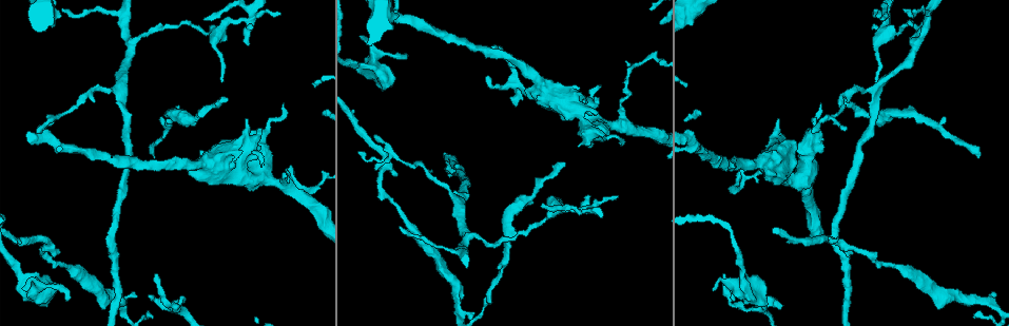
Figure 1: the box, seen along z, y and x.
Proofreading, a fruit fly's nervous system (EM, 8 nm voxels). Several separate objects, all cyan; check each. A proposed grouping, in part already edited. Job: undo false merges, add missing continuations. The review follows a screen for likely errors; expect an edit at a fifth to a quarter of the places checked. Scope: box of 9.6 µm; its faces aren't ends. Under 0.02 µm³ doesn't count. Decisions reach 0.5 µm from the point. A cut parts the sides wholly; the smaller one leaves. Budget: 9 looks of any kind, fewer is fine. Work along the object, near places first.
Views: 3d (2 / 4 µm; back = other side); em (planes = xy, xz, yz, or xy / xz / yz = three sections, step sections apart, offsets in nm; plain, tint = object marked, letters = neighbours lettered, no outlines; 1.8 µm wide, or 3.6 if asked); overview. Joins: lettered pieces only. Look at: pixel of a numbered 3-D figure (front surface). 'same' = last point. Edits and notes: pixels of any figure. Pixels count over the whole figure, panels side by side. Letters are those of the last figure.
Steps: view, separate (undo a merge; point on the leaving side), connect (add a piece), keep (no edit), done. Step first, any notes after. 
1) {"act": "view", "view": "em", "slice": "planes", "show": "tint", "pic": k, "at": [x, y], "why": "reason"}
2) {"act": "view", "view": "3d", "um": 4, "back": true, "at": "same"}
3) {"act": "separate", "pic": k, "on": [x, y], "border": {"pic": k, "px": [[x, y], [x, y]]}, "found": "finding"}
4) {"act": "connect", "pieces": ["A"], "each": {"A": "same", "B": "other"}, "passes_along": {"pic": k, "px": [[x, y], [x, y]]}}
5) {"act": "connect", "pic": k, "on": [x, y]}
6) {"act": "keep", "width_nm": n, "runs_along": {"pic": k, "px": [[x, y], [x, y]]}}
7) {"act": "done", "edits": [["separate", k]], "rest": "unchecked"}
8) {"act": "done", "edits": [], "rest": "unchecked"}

{"act": "view", "view": "em", "um": 3.6, "slice": "yz", "step": 16, "show": "tint", "pic": 1, "at": [264, 181], "why": "two arms at a narrow angle"}

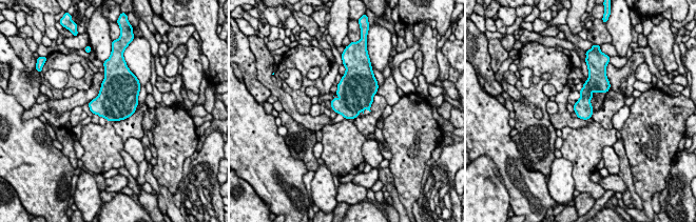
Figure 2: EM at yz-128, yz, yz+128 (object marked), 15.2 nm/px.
{"act": "view", "view": "em", "um": 3.6, "slice": "planes", "show": "letters", "at": "same"}

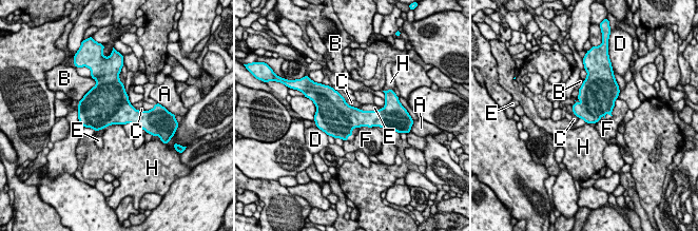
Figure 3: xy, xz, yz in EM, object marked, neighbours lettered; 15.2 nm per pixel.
{"act": "keep", "each": {"A": "other", "B": "other", "C": "other", "D": "other", "E": "other", "F": "other", "H": "other"}, "border": {"pic": 3, "px": [[385, 104], [376, 110], [356, 108]]}, "found": "continuous, no second neuron"}

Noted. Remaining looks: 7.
{"act": "view", "view": "em", "slice": "planes", "show": "letters", "pic": 1, "at": [225, 97], "why": "an open end"}

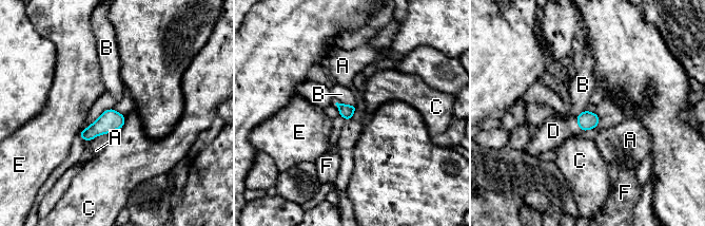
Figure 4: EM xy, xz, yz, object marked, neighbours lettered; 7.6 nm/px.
{"act": "connect", "pieces": ["D"], "width_nm": 100, "each": {"A": "other", "B": "other", "C": "other", "D": "same", "E": "other", "F": "other"}, "passes_along": {"pic": 4, "px": [[586, 120], [578, 123], [553, 131]]}, "found": "the neuron continues"}

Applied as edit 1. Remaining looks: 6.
{"act": "view", "view": "overview", "why": "see it whole again"}

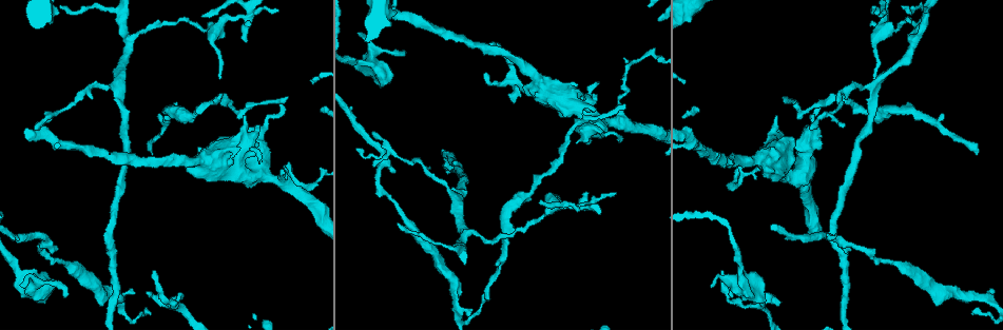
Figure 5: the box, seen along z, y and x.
{"act": "view", "view": "em", "slice": "xz", "step": 4, "show": "tint", "pic": 5, "at": [245, 17], "why": "arms part here"}

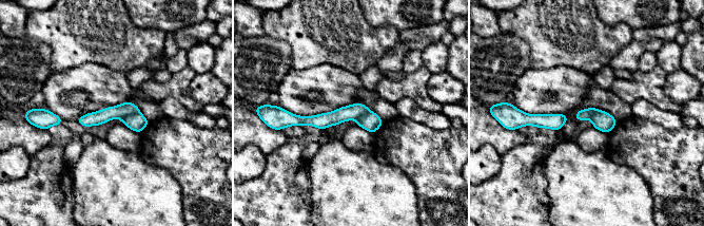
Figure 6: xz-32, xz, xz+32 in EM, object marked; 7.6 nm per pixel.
{"act": "view", "view": "em", "slice": "planes", "show": "letters", "at": "same"}

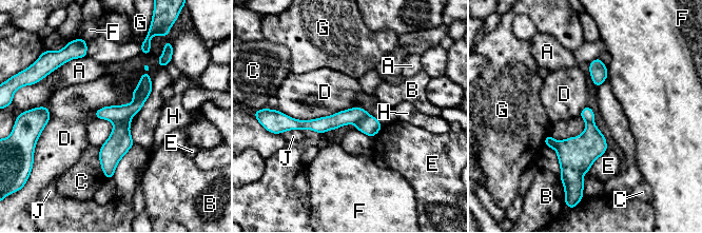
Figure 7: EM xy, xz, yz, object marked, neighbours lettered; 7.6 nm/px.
{"act": "separate", "pic": 7, "on": [118, 143], "longest_contact_nm": ["D", 600], "each": {"A": "other", "B": "other", "C": "other", "D": "other", "E": "other", "F": "other", "G": "other", "H": "other", "J": "other"}, "border": {"pic": 7, "px": [[132, 115], [115, 122]]}, "found": "a second neuron is stuck on"}

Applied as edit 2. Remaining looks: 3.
{"act": "view", "view": "overview"}

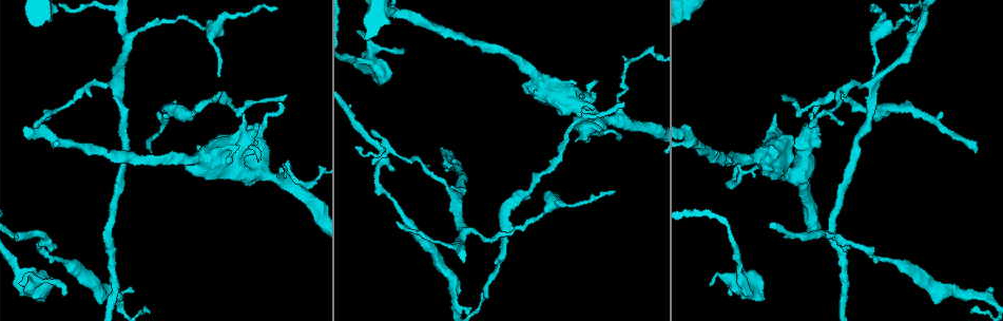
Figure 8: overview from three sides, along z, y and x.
{"act": "view", "view": "em", "slice": "xy", "step": 4, "show": "tint", "pic": 8, "at": [465, 233], "why": "three-way junction"}

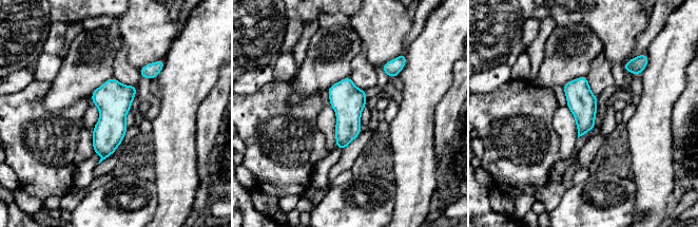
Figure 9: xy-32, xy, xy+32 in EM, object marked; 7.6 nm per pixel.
{"act": "view", "view": "em", "slice": "planes", "show": "letters", "at": "same", "why": "cut it another way"}

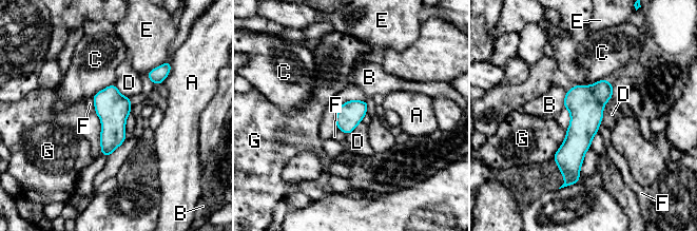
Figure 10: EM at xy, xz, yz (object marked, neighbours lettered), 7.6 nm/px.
{"act": "keep", "each": {"A": "other", "B": "other", "C": "other", "D": "other", "E": "other", "F": "other", "G": "other"}, "runs_along": {"pic": 10, "px": [[604, 82], [586, 104], [572, 178]]}, "found": "one neuron here"}

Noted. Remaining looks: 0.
{"act": "done", "edits": [["connect", 4], ["separate", 7]], "rest": "unchecked"}

